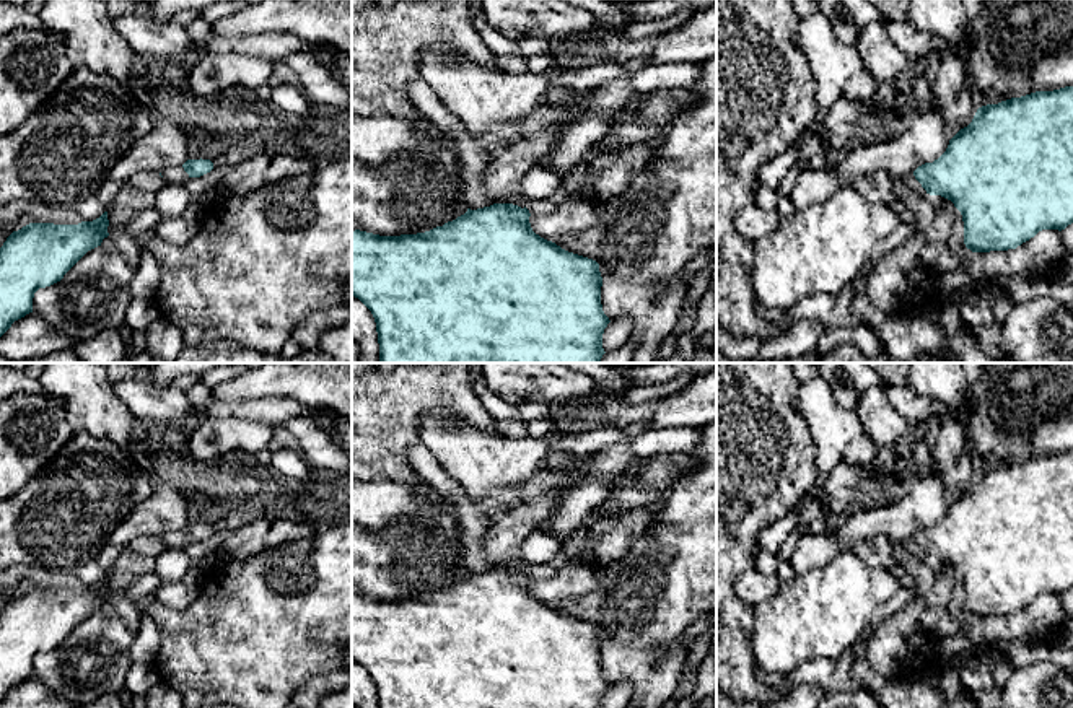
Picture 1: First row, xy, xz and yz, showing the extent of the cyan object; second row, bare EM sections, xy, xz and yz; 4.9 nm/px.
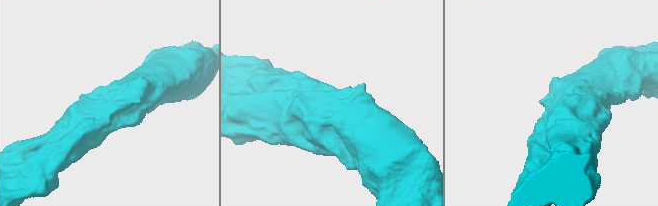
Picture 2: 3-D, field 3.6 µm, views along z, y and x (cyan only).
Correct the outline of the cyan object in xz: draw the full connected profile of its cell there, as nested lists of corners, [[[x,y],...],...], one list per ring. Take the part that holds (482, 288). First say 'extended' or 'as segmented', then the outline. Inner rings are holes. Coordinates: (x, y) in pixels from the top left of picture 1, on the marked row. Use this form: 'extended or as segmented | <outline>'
as segmented | [[[493,203],[471,210],[453,221],[425,233],[379,236],[352,231],[352,295],[373,314],[379,343],[381,363],[601,363],[602,334],[609,317],[602,311],[599,264],[593,259],[568,252],[552,241],[536,234],[529,223],[529,210],[513,203]]]

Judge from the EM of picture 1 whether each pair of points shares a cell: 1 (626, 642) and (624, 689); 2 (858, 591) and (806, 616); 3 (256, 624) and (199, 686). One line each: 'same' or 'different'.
1: different
2: same
3: same

